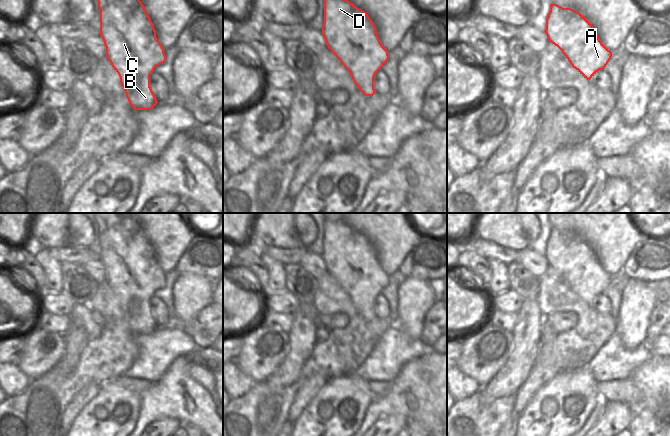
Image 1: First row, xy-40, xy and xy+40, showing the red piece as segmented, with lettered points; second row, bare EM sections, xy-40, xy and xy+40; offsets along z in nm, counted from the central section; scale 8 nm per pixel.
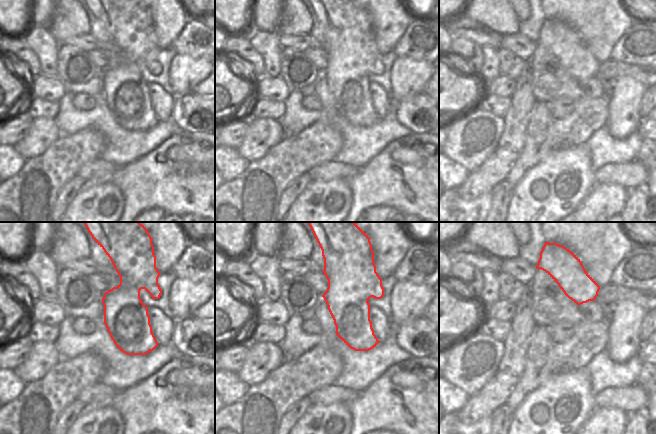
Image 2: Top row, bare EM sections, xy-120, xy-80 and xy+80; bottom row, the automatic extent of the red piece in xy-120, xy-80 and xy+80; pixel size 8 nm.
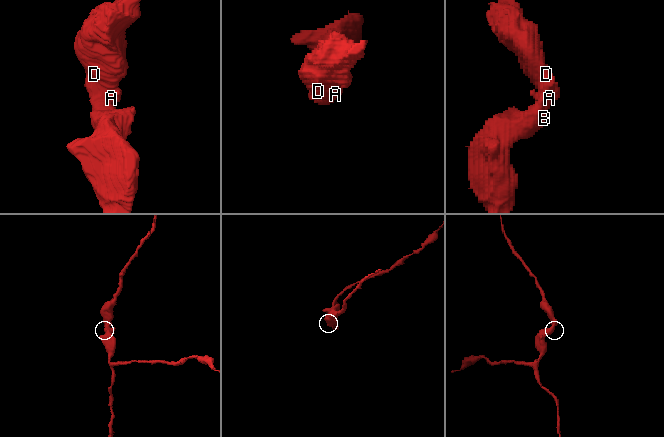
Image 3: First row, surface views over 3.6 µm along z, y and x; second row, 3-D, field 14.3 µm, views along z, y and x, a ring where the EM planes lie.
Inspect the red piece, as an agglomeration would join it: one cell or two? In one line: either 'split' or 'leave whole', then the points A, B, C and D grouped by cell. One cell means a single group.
leave whole; groups A B C D

